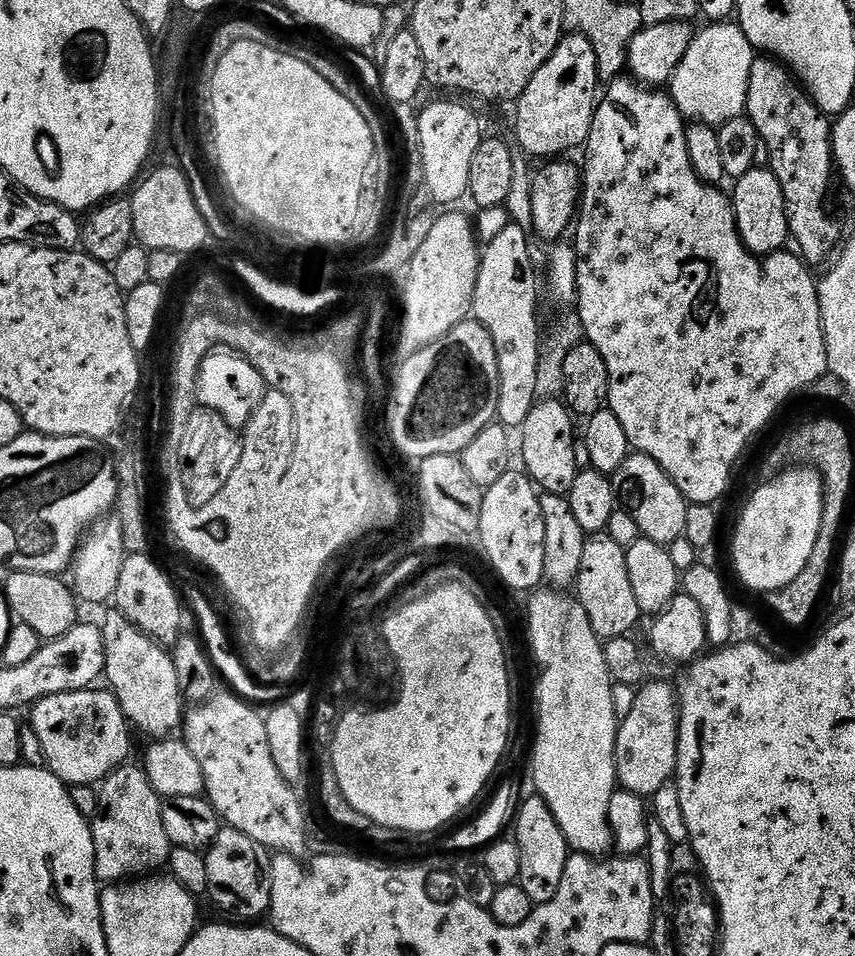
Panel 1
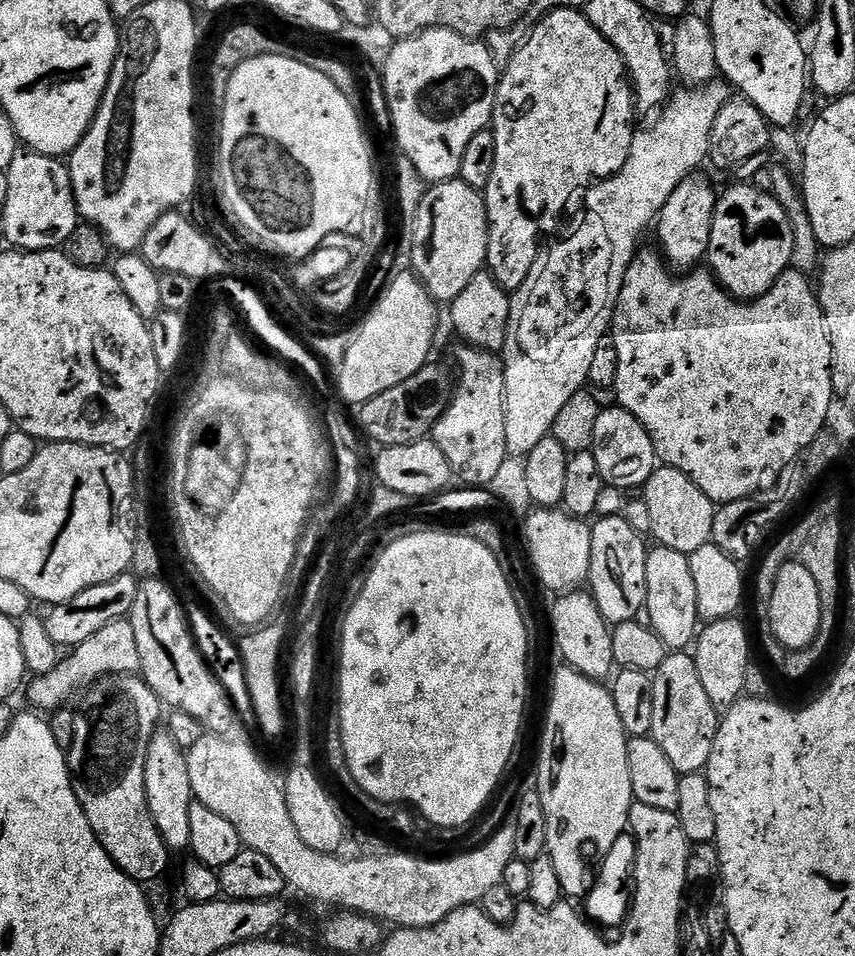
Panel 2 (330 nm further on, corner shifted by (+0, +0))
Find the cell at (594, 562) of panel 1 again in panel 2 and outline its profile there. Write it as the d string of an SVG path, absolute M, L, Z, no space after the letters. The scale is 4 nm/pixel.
M623 515L601 516L591 525L590 538L590 574L587 587L590 589L594 602L607 620L609 625L615 626L622 622L637 619L646 608L646 558L650 551L649 545L644 545L645 537L624 520Z

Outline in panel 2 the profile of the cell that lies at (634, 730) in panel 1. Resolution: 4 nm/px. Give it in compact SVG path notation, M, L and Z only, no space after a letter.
M684 650L673 651L651 679L654 696L652 740L662 746L666 758L670 758L674 770L681 776L703 773L710 762L710 750L714 750L714 738L722 716L702 687L702 678L698 678L695 655Z

